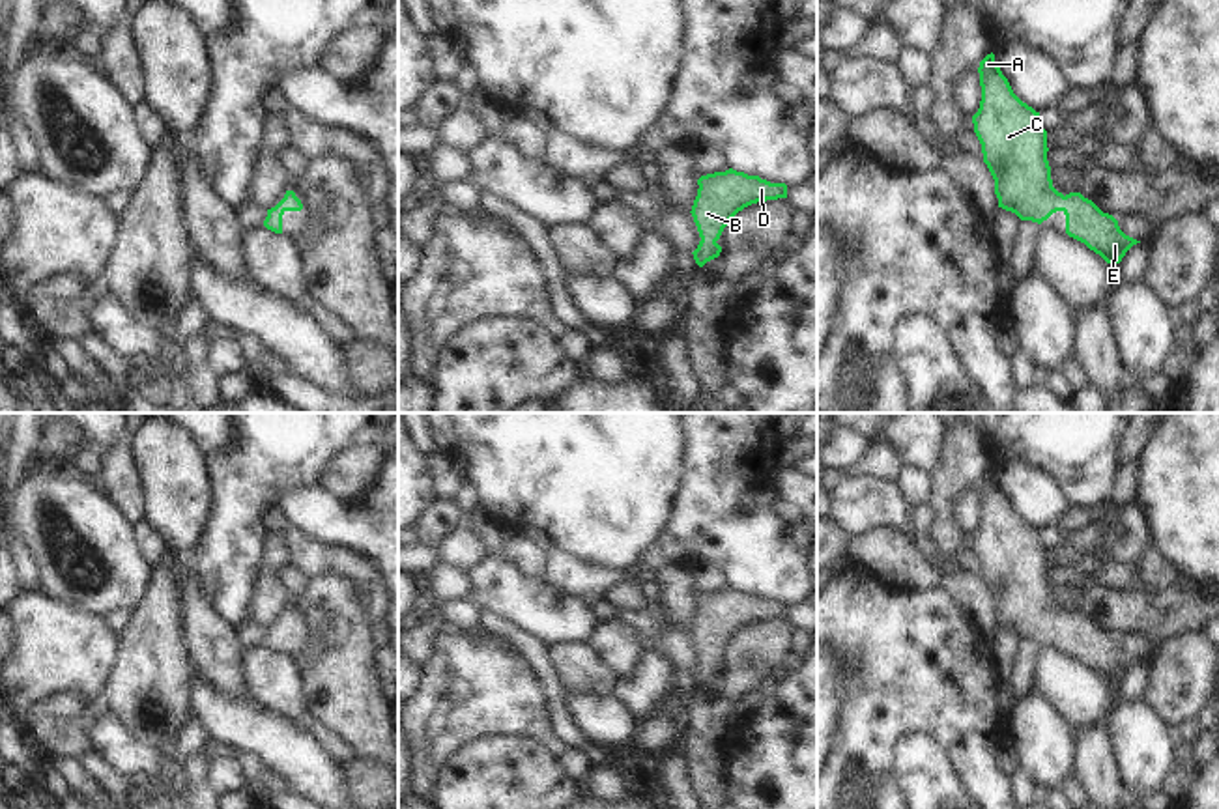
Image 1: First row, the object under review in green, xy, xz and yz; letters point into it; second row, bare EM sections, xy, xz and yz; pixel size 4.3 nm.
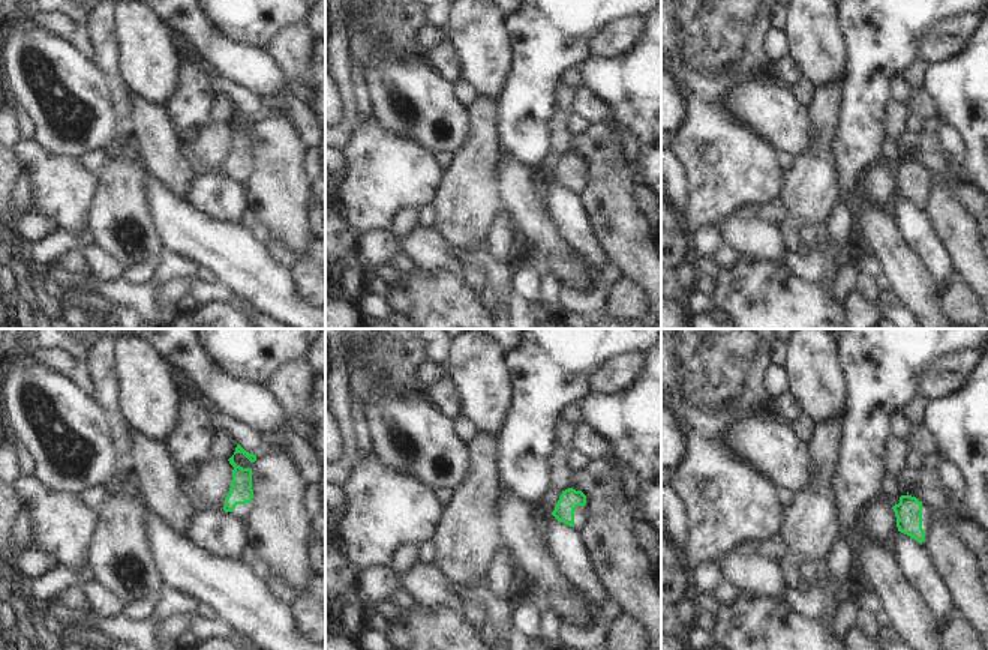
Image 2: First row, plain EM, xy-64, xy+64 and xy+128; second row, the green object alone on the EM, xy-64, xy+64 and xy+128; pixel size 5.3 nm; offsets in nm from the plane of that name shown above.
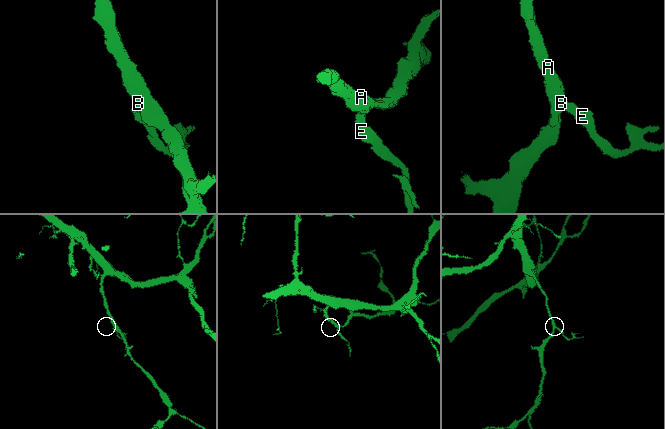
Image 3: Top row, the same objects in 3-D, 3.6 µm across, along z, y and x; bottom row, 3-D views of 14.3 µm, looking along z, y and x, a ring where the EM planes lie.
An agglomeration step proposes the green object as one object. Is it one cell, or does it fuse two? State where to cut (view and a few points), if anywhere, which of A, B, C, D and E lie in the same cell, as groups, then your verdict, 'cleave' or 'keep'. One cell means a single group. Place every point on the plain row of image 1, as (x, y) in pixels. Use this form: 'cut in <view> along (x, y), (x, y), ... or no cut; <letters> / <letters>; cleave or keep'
no cut; A B C D E; keep

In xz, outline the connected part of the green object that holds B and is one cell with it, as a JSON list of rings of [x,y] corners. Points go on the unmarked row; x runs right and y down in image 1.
[[[733,587],[701,594],[697,603],[690,632],[701,656],[692,671],[699,686],[720,674],[722,665],[716,660],[739,630],[757,620],[787,617],[785,602],[770,602]]]

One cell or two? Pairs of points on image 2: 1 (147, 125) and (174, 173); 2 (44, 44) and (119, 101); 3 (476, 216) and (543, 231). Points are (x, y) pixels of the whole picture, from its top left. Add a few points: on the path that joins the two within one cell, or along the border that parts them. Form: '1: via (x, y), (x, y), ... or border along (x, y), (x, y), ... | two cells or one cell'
1: via (158, 137), (162, 153), (168, 161) | one cell
2: border along (111, 89), (113, 113), (125, 123) | two cells
3: border along (498, 173), (502, 207) | two cells

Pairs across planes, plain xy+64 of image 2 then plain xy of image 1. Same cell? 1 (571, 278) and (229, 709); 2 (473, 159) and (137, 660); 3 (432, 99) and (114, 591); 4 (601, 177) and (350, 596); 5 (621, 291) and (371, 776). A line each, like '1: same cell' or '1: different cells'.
1: different cells
2: same cell
3: same cell
4: same cell
5: same cell

